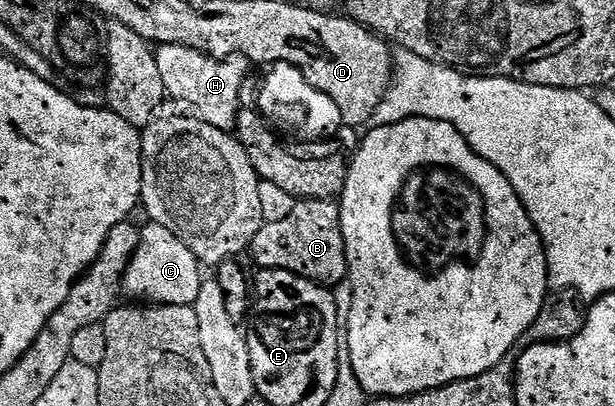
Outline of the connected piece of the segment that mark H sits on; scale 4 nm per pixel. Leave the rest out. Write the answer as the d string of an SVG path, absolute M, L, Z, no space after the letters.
M163 43L156 51L156 65L160 65L160 78L164 80L164 89L171 100L187 103L193 114L208 125L216 125L216 129L233 132L237 128L238 113L243 106L242 86L252 70L248 57L229 55L226 59L213 59L184 45Z

